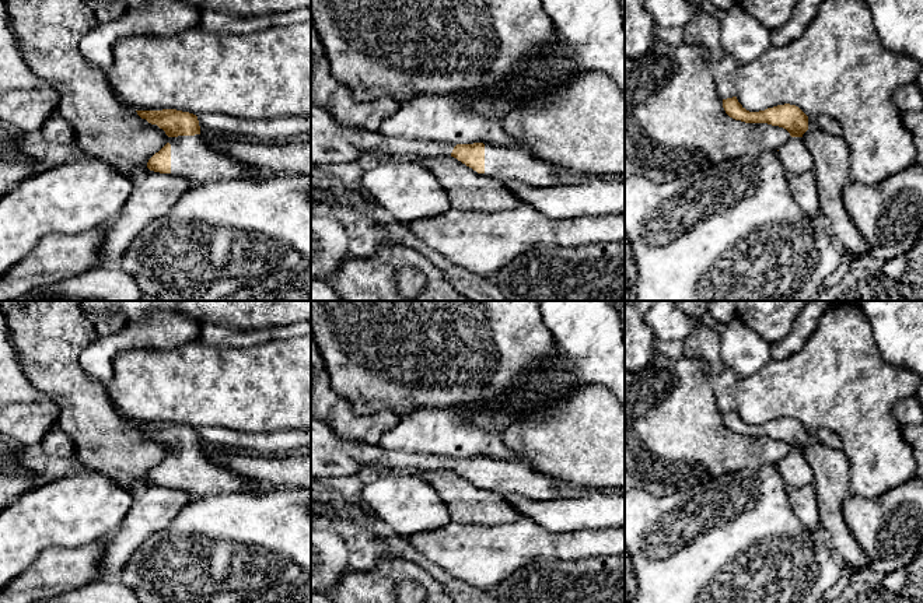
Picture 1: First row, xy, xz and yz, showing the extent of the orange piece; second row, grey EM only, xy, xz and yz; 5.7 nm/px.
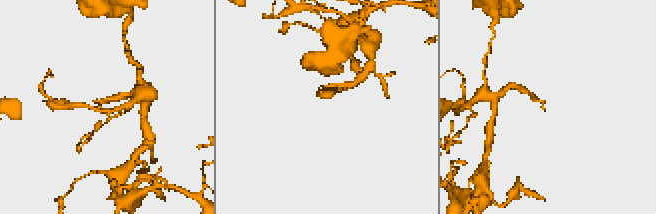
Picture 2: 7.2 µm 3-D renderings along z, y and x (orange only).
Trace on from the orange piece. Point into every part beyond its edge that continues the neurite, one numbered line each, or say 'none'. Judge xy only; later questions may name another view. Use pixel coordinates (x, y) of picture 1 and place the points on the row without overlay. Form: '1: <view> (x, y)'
1: xy (191, 469)

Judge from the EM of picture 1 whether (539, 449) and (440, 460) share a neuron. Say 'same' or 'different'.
different

